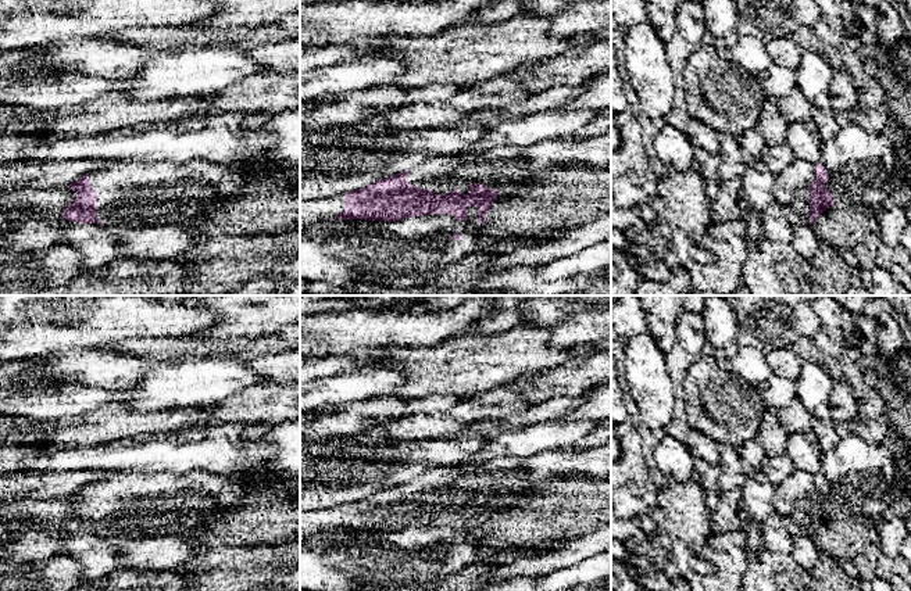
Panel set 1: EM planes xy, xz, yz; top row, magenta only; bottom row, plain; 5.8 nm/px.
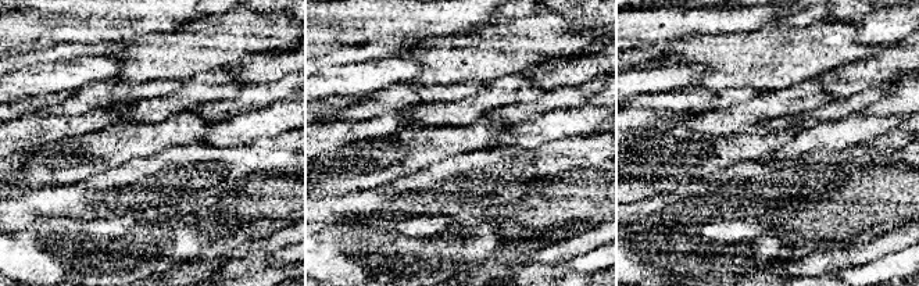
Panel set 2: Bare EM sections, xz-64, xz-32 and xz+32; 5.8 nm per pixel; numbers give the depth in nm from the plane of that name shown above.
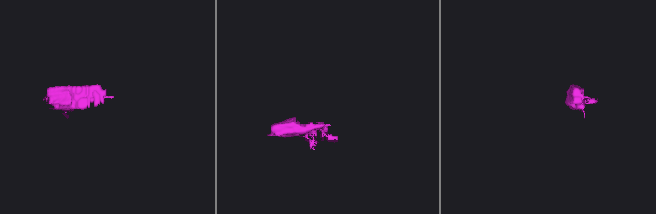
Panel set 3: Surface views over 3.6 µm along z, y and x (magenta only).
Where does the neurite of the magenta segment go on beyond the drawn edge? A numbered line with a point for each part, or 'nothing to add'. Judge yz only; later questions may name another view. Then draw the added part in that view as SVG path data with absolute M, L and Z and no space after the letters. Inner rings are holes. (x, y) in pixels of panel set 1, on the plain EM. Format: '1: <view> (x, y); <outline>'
1: yz (792, 500); M796 469L779 486L774 498L774 511L785 522L790 537L810 537L810 497L815 490L815 474Z

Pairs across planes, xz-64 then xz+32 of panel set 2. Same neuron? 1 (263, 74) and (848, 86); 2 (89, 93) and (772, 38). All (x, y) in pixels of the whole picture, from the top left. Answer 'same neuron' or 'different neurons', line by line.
1: same neuron
2: different neurons

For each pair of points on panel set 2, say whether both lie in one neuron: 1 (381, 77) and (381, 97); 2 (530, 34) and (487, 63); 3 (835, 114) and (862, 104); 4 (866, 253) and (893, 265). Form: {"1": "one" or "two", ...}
{"1": "two", "2": "one", "3": "one", "4": "two"}

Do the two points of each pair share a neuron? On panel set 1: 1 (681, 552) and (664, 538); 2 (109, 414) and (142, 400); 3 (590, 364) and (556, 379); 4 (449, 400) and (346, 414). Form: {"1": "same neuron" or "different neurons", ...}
{"1": "same neuron", "2": "different neurons", "3": "same neuron", "4": "same neuron"}

